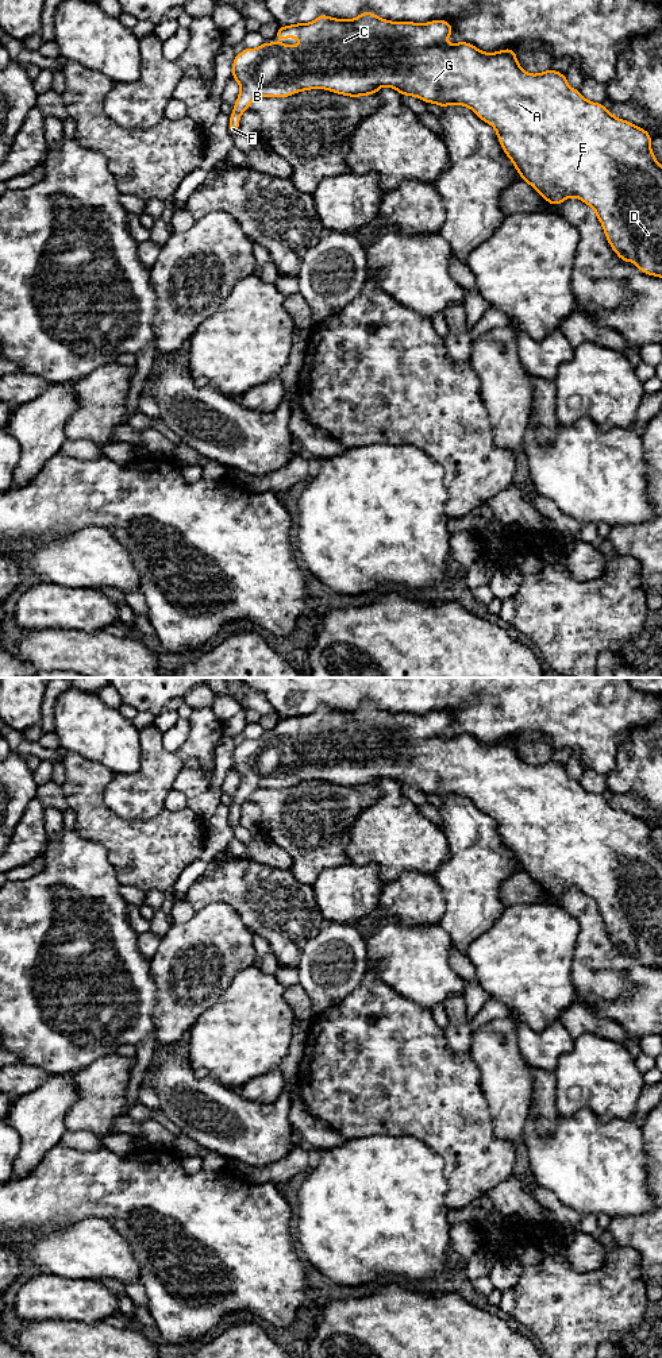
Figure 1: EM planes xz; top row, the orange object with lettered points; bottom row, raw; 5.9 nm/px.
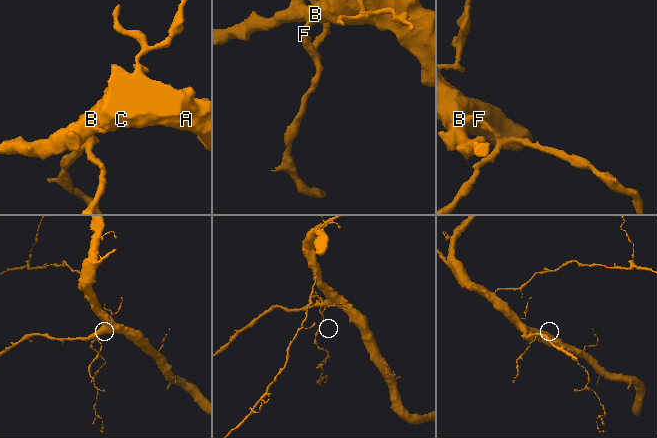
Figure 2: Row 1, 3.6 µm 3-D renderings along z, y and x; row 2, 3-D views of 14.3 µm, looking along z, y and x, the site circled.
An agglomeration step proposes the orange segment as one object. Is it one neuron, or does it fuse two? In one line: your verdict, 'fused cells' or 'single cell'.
single cell

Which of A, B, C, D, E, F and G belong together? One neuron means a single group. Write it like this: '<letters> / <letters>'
A B C D E F G

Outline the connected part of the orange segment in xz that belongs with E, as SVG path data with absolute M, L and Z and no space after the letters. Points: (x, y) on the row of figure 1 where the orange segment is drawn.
M363 11L355 19L334 19L323 13L309 23L281 26L273 39L301 38L303 40L299 46L285 46L282 43L265 42L257 49L246 47L234 58L231 78L239 82L240 92L234 104L234 111L230 115L230 134L239 132L240 115L249 109L249 105L257 97L281 99L311 89L326 89L349 97L359 97L377 94L381 86L389 86L396 89L401 96L415 96L424 103L432 103L442 108L447 105L465 105L470 108L477 117L490 124L496 130L497 139L504 148L505 155L511 159L515 169L519 171L520 178L531 185L543 197L544 201L553 205L561 205L569 197L580 198L596 212L609 246L623 262L634 262L642 273L662 278L662 166L651 151L651 135L648 131L635 126L634 123L626 121L624 119L615 117L603 104L586 100L578 89L569 86L566 74L553 69L538 74L527 73L519 65L516 51L513 49L504 49L496 53L484 53L469 42L446 45L444 42L449 39L453 31L453 26L447 20L432 20L423 24L415 22L390 22L378 18L372 11Z

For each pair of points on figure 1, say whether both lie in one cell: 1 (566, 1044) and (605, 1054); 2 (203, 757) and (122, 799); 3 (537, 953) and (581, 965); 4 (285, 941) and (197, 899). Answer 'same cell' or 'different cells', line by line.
1: different cells
2: same cell
3: different cells
4: same cell

